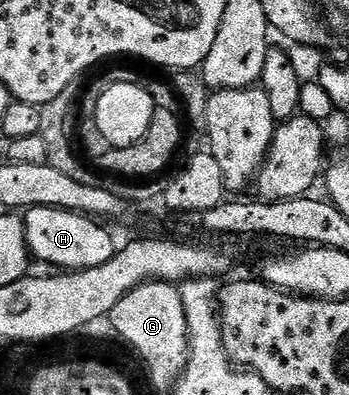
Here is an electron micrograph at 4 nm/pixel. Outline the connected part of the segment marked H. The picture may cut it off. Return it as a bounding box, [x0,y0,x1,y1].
[23,206,117,270]

